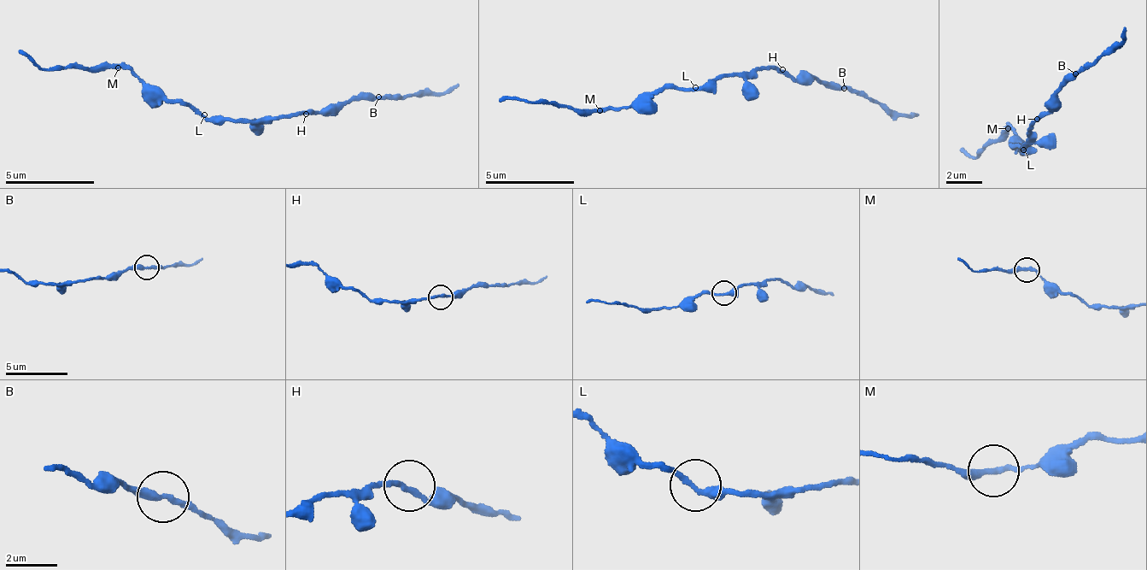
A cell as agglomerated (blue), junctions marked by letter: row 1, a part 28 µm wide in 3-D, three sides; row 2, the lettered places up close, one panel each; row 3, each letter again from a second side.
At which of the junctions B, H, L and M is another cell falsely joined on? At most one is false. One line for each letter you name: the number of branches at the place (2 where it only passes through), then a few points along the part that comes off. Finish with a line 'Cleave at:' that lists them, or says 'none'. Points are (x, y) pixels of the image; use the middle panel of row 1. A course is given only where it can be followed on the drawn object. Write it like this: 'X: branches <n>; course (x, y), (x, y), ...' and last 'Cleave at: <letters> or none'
Cleave at: none

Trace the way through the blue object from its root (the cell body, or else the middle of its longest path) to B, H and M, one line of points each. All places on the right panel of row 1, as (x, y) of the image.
B: (1022, 143), (1034, 138), (1030, 130), (1033, 128), (1032, 122), (1056, 107), (1058, 91), (1073, 80), (1075, 75)
H: (1022, 143), (1034, 138), (1030, 130), (1033, 128), (1032, 122), (1037, 119)
M: (1022, 143), (1023, 154), (1016, 145), (1010, 148), (1012, 145), (1007, 144), (1013, 136), (1011, 126), (1008, 128)

